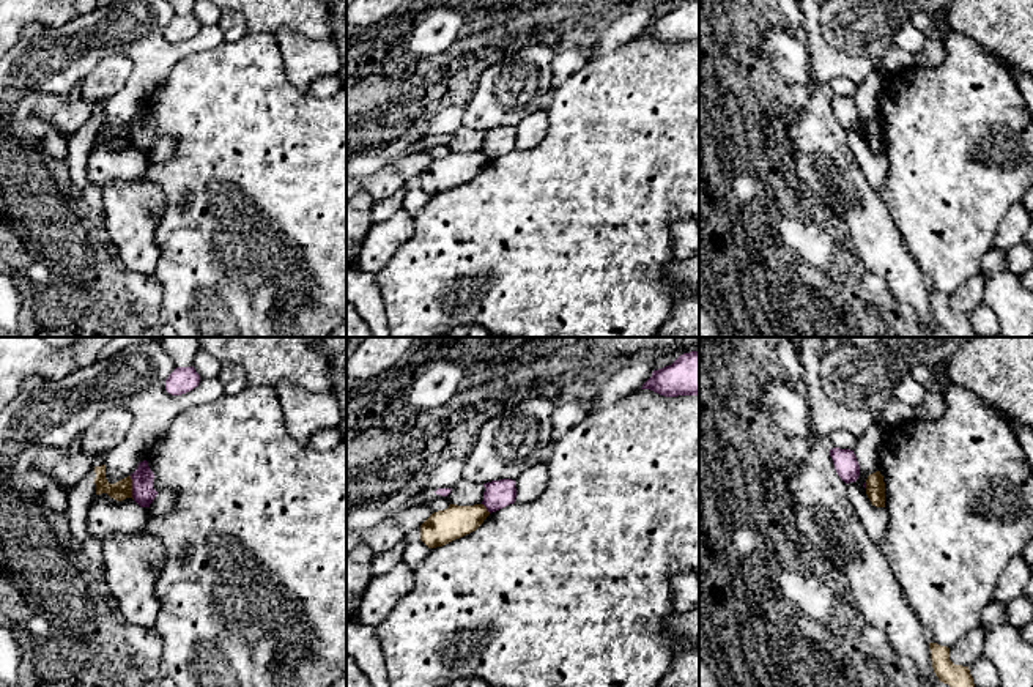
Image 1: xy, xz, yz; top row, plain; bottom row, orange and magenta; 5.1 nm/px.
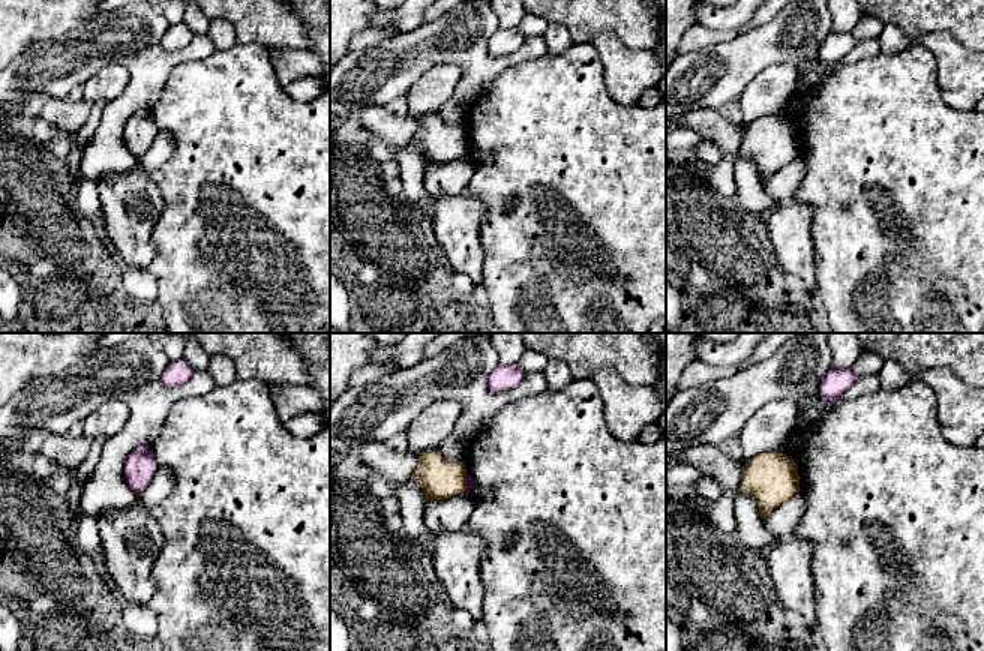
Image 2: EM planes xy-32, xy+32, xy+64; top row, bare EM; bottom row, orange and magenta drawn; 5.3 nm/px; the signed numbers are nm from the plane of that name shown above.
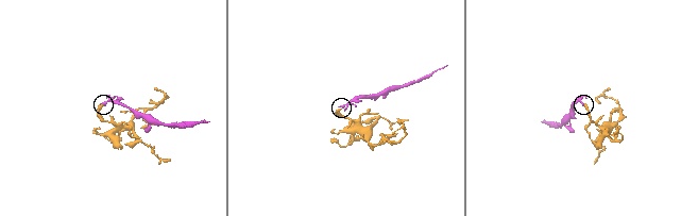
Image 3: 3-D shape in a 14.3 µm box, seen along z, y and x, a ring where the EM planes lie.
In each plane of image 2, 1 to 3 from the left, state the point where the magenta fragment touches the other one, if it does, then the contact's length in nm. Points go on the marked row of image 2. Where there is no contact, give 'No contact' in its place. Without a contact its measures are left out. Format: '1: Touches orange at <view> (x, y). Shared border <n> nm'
1: No contact
2: Touches orange at xy+32 (465, 482). Shared border 110 nm
3: No contact

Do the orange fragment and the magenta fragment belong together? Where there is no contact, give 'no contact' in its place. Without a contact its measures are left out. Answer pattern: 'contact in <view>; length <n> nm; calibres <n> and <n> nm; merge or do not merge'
contact in xy; length 120 nm; calibres 100 and 120 nm; do not merge

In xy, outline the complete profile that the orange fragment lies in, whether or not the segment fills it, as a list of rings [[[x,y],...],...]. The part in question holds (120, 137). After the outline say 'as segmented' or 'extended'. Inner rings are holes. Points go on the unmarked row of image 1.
[[[106,112],[94,113],[94,131],[96,131],[96,142],[107,140],[110,145],[117,148],[123,148],[126,145],[132,145],[132,126],[131,123],[109,131],[106,126]]]; as segmented

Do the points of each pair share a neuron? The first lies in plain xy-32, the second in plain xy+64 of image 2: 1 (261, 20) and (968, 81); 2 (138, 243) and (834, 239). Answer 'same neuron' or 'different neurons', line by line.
1: same neuron
2: different neurons

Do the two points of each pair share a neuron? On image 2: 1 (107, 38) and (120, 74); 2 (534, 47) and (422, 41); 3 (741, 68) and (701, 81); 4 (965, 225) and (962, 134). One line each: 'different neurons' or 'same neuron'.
1: different neurons
2: same neuron
3: same neuron
4: same neuron

